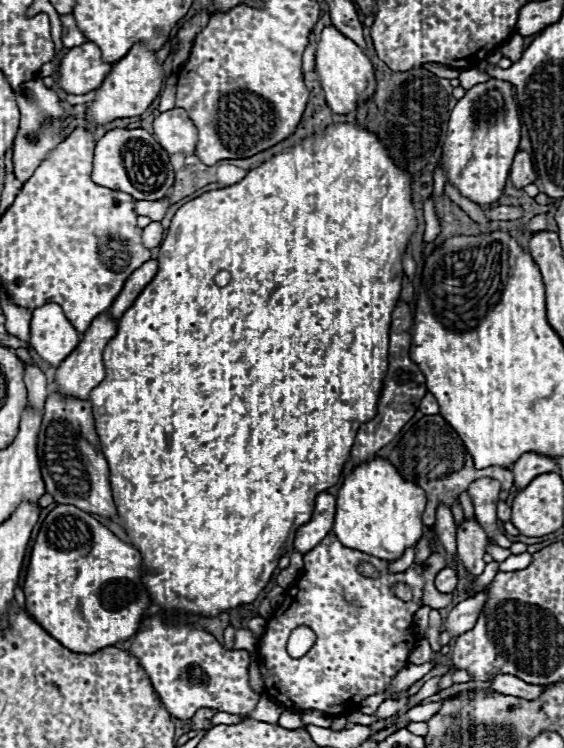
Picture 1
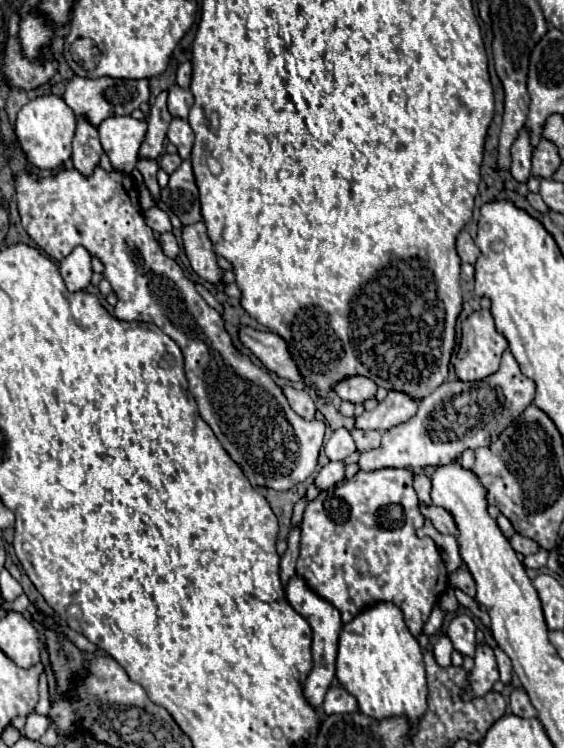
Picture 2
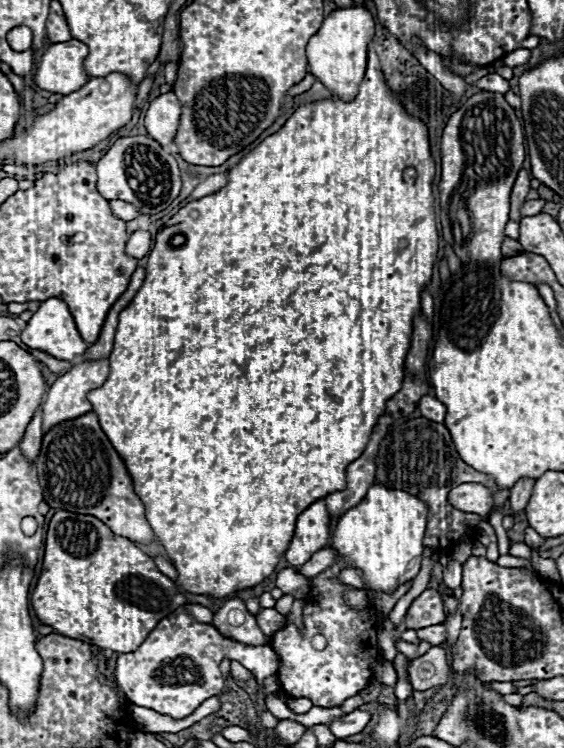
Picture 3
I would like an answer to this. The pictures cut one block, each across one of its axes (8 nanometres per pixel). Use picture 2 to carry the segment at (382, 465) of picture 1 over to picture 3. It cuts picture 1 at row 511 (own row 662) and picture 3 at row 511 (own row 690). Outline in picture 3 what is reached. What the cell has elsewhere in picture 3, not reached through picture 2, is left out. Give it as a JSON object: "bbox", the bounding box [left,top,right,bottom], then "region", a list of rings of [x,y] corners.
{"bbox":[332,484,426,594],"region":[[[374,484],[368,488],[368,496],[338,520],[332,536],[332,548],[348,560],[350,568],[358,568],[362,572],[364,590],[392,594],[398,586],[414,580],[420,572],[426,512],[426,504],[416,500],[416,496]]]}

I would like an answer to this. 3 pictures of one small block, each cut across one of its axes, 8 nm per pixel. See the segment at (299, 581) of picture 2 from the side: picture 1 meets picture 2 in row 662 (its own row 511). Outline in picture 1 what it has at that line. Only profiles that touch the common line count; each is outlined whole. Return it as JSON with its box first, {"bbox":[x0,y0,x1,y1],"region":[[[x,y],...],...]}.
{"bbox":[294,492,336,554],"region":[[[322,492],[316,498],[316,506],[314,506],[314,514],[310,518],[310,522],[302,524],[296,532],[296,540],[294,540],[294,550],[298,550],[300,554],[310,552],[316,544],[320,544],[320,540],[332,530],[334,526],[334,512],[336,512],[336,498]]]}

